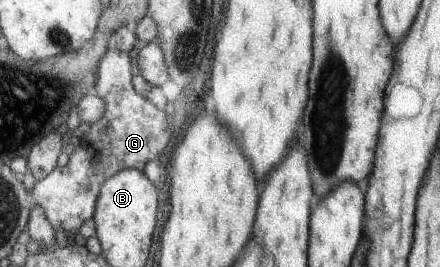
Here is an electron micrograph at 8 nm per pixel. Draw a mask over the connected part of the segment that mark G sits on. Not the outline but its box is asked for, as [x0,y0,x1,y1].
[31,47,172,238]

